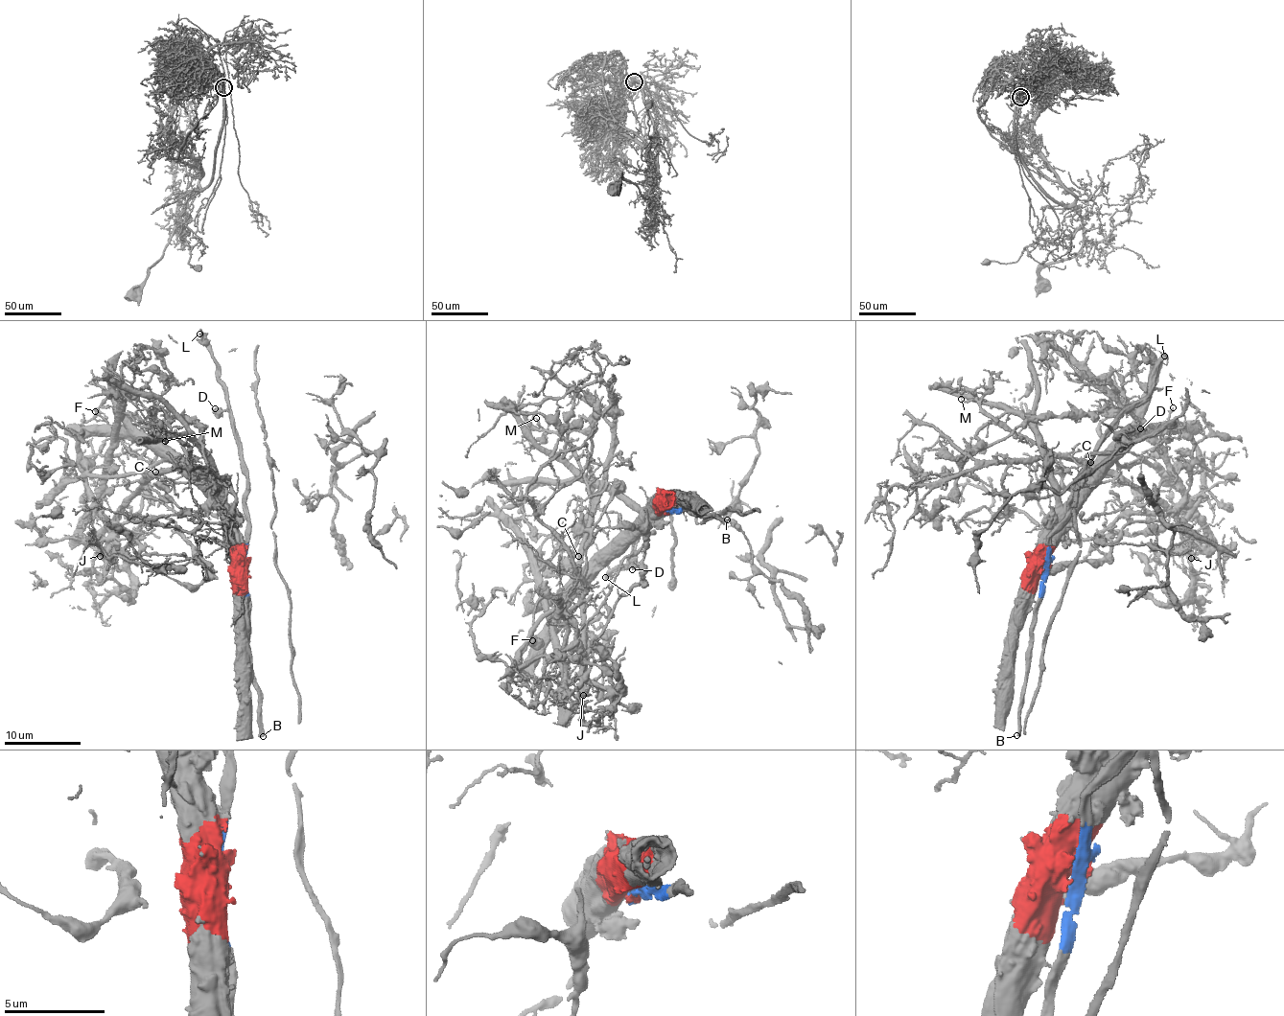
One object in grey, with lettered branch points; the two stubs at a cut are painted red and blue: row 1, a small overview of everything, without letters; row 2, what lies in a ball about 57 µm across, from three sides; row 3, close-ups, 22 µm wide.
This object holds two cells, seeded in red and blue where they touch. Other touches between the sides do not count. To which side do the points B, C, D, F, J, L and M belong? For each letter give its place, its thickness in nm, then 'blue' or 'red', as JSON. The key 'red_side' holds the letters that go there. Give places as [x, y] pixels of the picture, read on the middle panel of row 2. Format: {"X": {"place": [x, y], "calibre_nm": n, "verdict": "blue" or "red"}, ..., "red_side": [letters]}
{"B": {"place": [727, 519], "calibre_nm": 400, "verdict": "blue"}, "C": {"place": [578, 556], "calibre_nm": 500, "verdict": "red"}, "D": {"place": [632, 569], "calibre_nm": 360, "verdict": "blue"}, "F": {"place": [532, 640], "calibre_nm": 200, "verdict": "red"}, "J": {"place": [583, 695], "calibre_nm": 170, "verdict": "red"}, "L": {"place": [605, 577], "calibre_nm": 480, "verdict": "blue"}, "M": {"place": [536, 418], "calibre_nm": 180, "verdict": "red"}, "red_side": ["C", "F", "J", "M"]}

